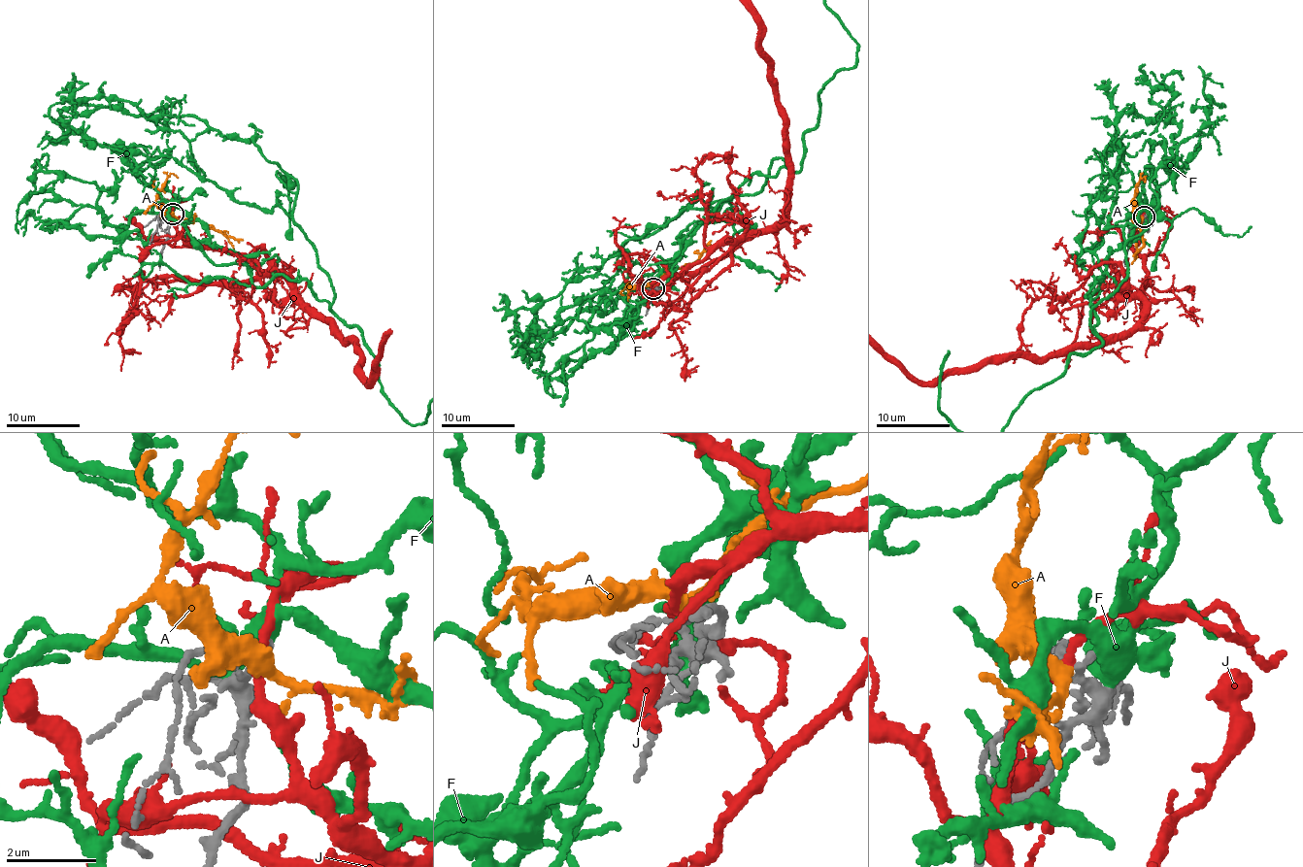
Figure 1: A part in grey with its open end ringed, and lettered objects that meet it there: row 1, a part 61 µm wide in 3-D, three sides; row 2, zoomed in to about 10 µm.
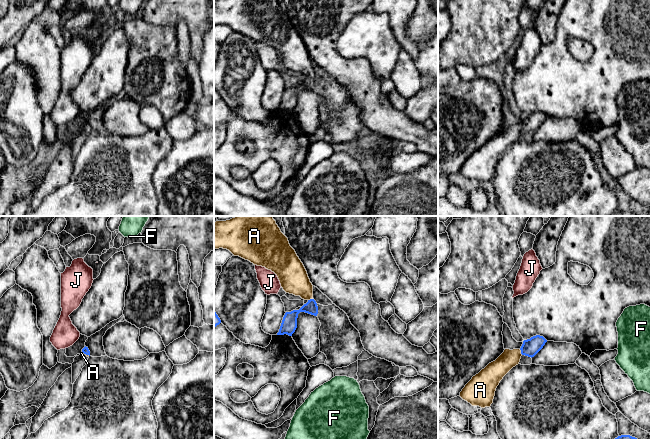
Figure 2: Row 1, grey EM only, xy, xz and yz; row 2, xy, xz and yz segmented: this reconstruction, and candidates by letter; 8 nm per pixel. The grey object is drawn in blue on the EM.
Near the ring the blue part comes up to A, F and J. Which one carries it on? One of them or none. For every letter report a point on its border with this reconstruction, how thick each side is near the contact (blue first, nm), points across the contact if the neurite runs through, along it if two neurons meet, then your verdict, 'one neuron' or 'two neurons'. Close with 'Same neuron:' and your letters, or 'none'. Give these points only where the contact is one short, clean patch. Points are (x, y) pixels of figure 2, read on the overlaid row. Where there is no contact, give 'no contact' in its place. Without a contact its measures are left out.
A: yz (521, 352) | 140/160 nm | across yz (530, 347), (521, 352), (509, 358), (496, 370) | one neuron
F: no contact | two neurons
J: no contact | two neurons
Same neuron: A

